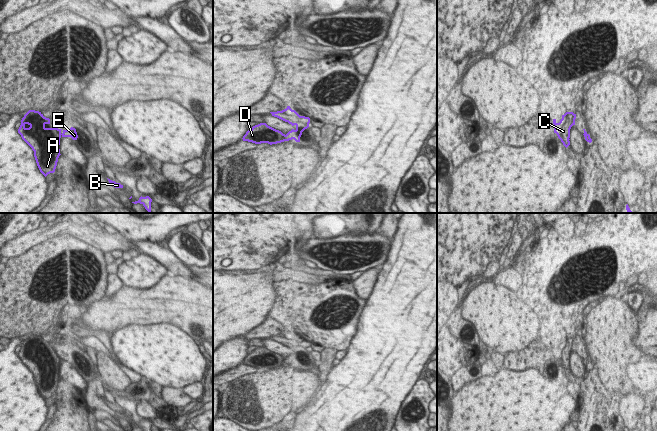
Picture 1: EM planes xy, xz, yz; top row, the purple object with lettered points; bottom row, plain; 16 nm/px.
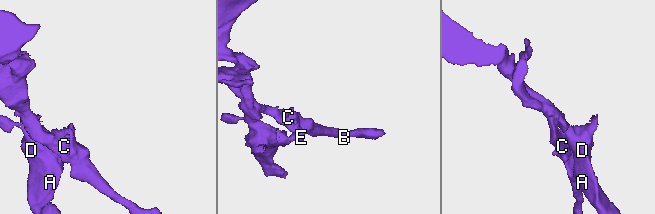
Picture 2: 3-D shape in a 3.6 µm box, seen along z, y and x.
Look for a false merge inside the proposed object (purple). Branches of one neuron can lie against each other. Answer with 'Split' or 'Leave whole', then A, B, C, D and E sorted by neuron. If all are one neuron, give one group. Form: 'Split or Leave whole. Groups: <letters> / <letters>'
Split. Groups: A D / B C E.

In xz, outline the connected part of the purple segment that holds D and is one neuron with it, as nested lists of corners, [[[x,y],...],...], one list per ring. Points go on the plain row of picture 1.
[[[260,347],[253,350],[246,356],[242,363],[243,365],[255,368],[268,367],[270,369],[289,365],[285,358],[268,350],[266,347]]]

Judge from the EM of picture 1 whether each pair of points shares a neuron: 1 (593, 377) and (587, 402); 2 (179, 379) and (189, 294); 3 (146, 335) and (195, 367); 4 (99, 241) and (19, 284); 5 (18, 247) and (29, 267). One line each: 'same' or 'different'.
1: same
2: different
3: same
4: different
5: different

